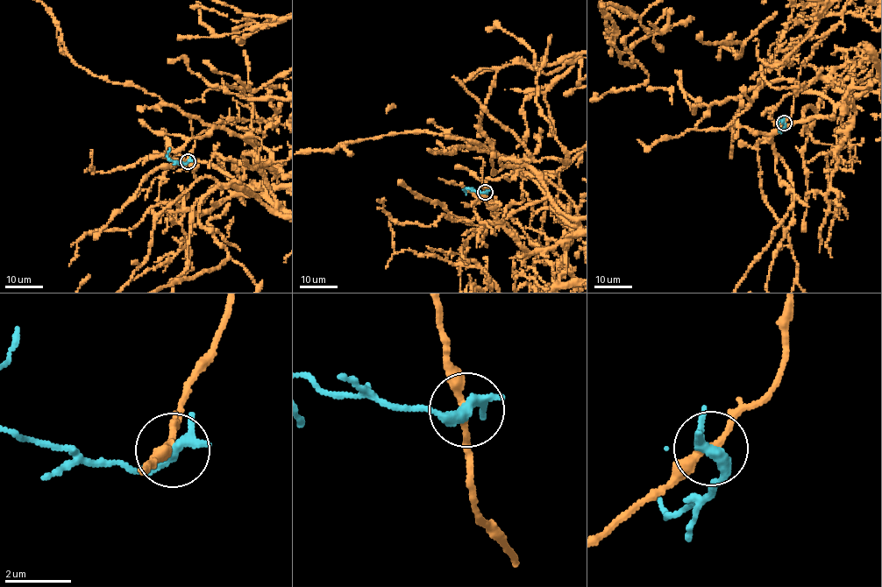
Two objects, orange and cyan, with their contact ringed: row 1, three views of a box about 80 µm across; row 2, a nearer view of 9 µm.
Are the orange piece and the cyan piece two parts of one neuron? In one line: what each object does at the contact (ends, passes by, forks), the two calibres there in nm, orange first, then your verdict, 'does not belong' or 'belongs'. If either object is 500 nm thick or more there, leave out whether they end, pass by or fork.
orange passes by | cyan passes by | 200/340 nm | does not belong

